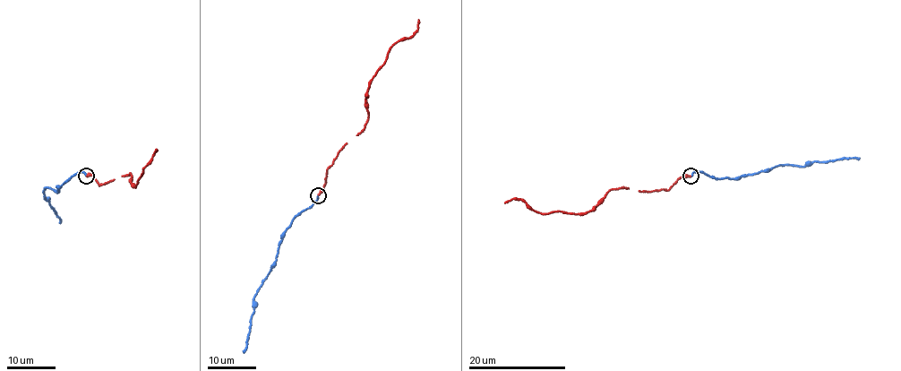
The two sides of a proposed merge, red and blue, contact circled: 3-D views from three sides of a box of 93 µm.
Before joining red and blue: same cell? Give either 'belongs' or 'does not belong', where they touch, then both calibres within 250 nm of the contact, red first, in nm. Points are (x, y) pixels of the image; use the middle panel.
belongs | (318, 195) | 280/160 nm

